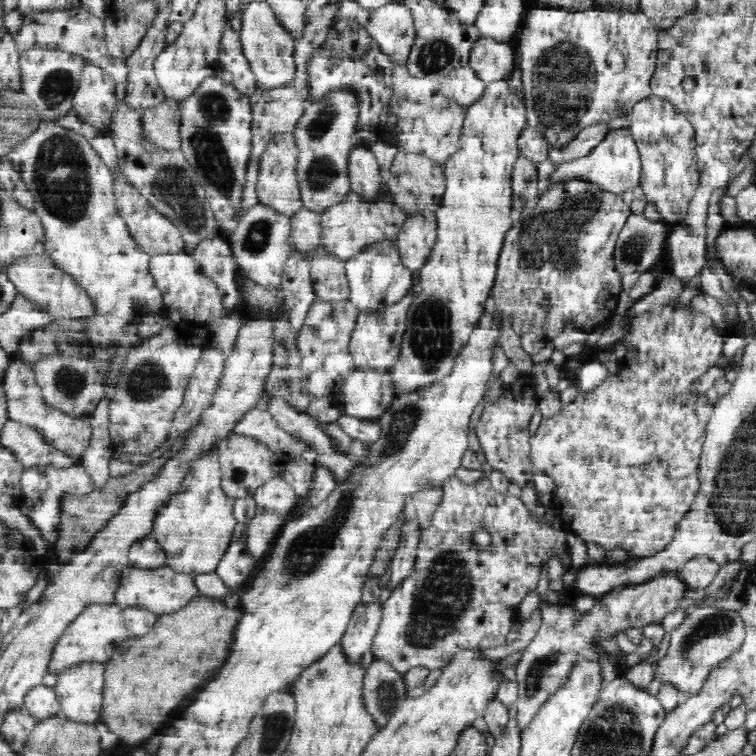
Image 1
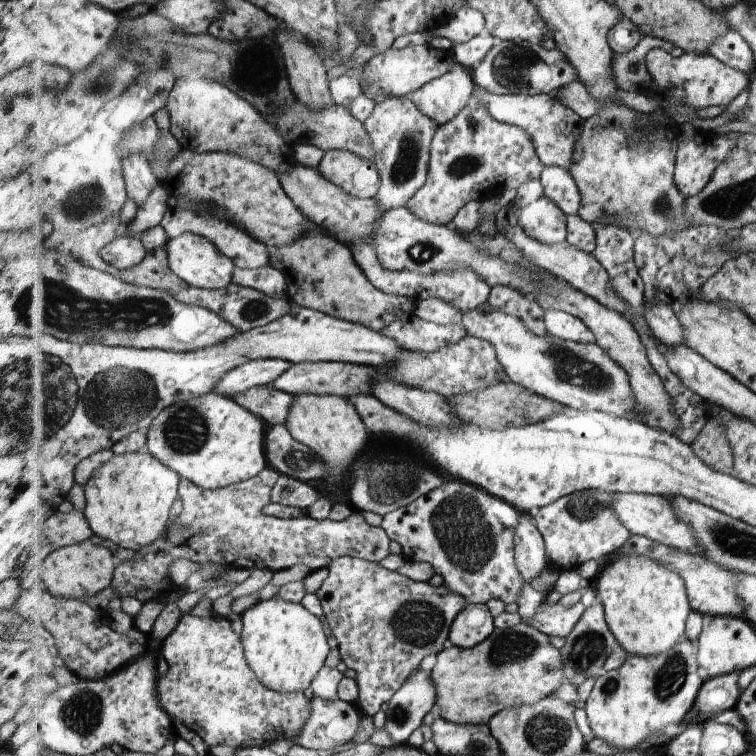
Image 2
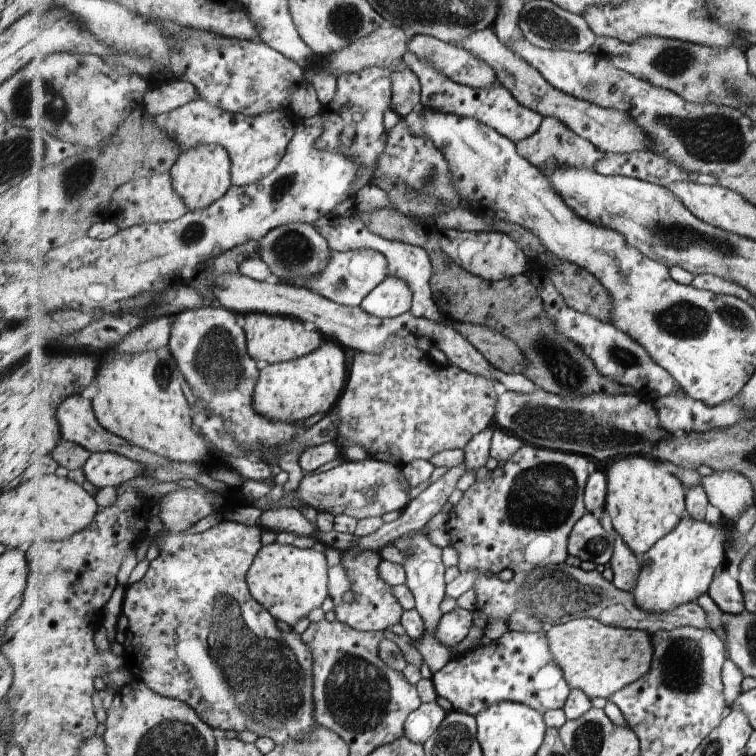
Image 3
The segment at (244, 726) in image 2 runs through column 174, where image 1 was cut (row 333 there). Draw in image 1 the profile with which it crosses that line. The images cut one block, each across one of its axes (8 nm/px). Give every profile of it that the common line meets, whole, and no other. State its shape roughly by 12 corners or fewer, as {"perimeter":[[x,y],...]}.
{"perimeter":[[633,318],[622,376],[543,418],[564,530],[661,551],[697,491],[723,335]]}

